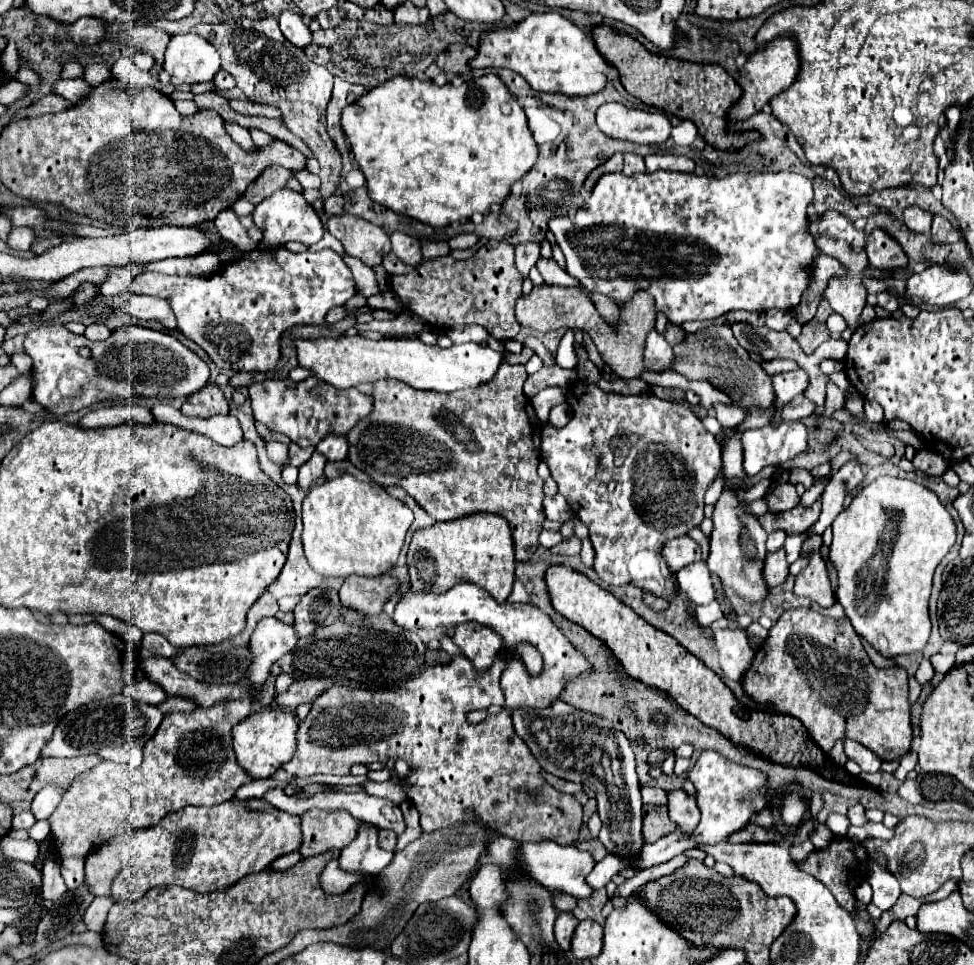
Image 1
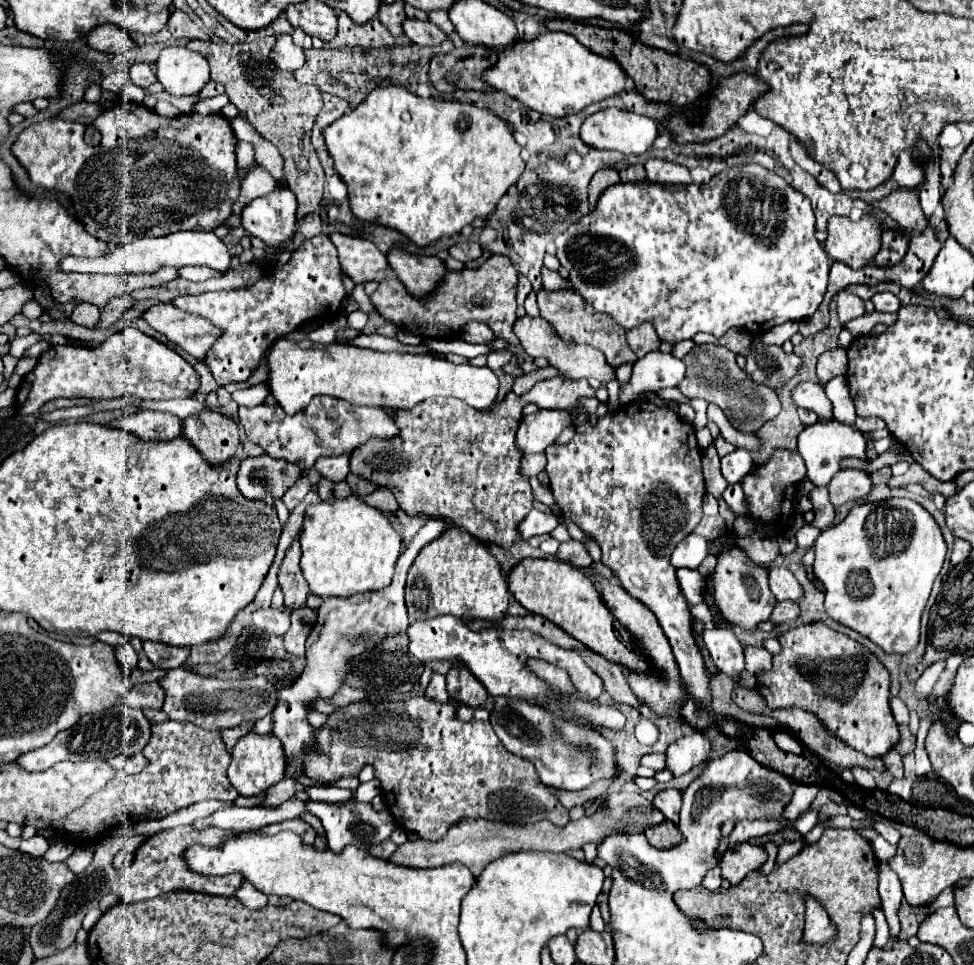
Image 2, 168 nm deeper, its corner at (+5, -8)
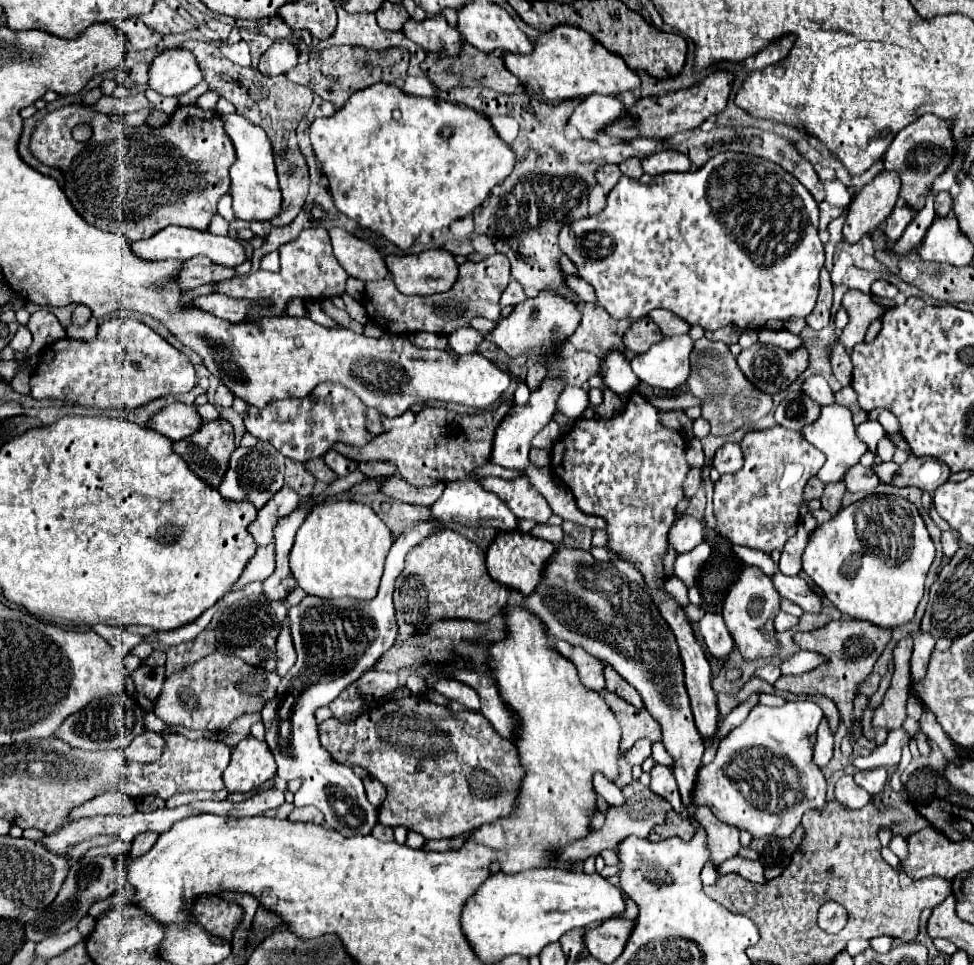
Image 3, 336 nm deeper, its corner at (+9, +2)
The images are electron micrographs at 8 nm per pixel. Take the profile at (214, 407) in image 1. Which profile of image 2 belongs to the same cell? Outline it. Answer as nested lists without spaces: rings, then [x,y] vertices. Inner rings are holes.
[[[204,410],[198,416],[184,420],[184,438],[210,462],[210,466],[220,466],[236,456],[240,444],[238,424],[212,410]]]

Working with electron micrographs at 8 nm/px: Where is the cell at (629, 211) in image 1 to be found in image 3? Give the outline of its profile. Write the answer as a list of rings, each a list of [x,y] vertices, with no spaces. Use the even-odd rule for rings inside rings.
[[[722,152],[714,156],[710,162],[706,162],[696,172],[666,172],[658,176],[642,174],[640,178],[628,178],[622,176],[620,182],[612,188],[608,194],[606,208],[598,216],[586,216],[580,220],[574,220],[570,224],[564,224],[558,234],[560,250],[574,262],[578,268],[578,276],[584,278],[588,284],[594,286],[596,302],[608,310],[614,318],[630,318],[638,320],[648,316],[648,312],[656,308],[666,308],[686,320],[690,326],[700,324],[704,330],[718,330],[728,324],[738,326],[740,330],[756,330],[770,318],[788,320],[792,316],[804,318],[808,316],[818,300],[818,274],[824,266],[824,246],[818,238],[818,204],[814,202],[812,194],[784,168],[778,164],[754,156],[754,154],[740,154],[740,152]]]

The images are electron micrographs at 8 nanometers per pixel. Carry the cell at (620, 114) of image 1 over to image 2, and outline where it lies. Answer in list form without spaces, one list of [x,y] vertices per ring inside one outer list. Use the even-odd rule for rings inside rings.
[[[604,108],[584,120],[580,134],[582,134],[584,144],[596,150],[618,150],[622,154],[644,154],[658,136],[658,124],[634,112],[626,112],[620,108]]]

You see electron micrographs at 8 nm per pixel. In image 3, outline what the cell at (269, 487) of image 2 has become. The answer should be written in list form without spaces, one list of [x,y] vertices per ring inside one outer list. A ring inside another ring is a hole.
[[[258,442],[252,448],[236,448],[232,458],[230,458],[230,466],[220,482],[220,492],[222,496],[230,498],[230,500],[250,500],[256,508],[262,508],[270,496],[274,496],[284,484],[284,456],[280,452],[274,452],[272,444],[266,442]]]

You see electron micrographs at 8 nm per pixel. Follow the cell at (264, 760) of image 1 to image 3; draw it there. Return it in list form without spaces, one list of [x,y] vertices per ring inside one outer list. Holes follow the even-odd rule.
[[[242,738],[232,748],[232,760],[224,770],[224,784],[230,792],[250,792],[276,776],[276,764],[264,740]]]

